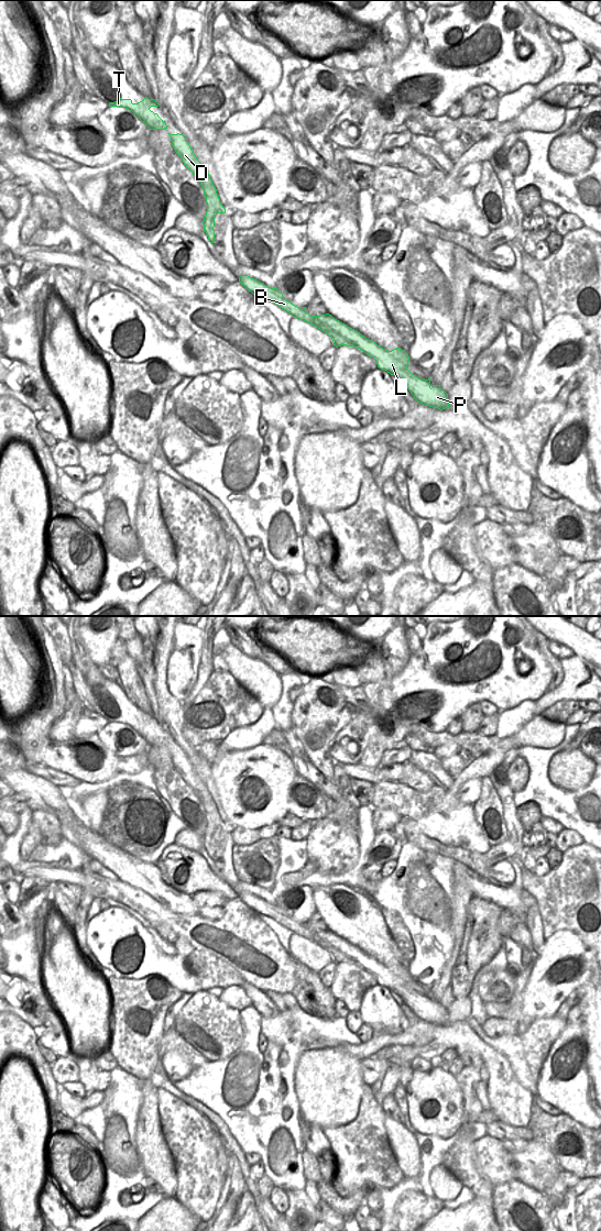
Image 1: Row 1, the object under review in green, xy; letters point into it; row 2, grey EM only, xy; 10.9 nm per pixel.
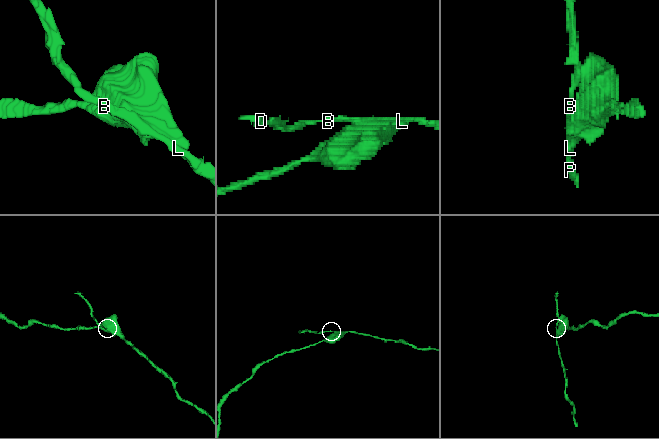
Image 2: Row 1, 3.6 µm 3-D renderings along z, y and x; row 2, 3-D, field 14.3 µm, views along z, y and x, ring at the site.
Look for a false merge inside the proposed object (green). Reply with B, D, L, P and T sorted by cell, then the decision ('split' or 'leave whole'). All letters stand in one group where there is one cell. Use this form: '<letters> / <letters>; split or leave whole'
B D P T / L; split

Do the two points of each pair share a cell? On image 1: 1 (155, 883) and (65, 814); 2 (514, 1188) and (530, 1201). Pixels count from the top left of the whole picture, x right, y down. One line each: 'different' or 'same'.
1: same
2: same

